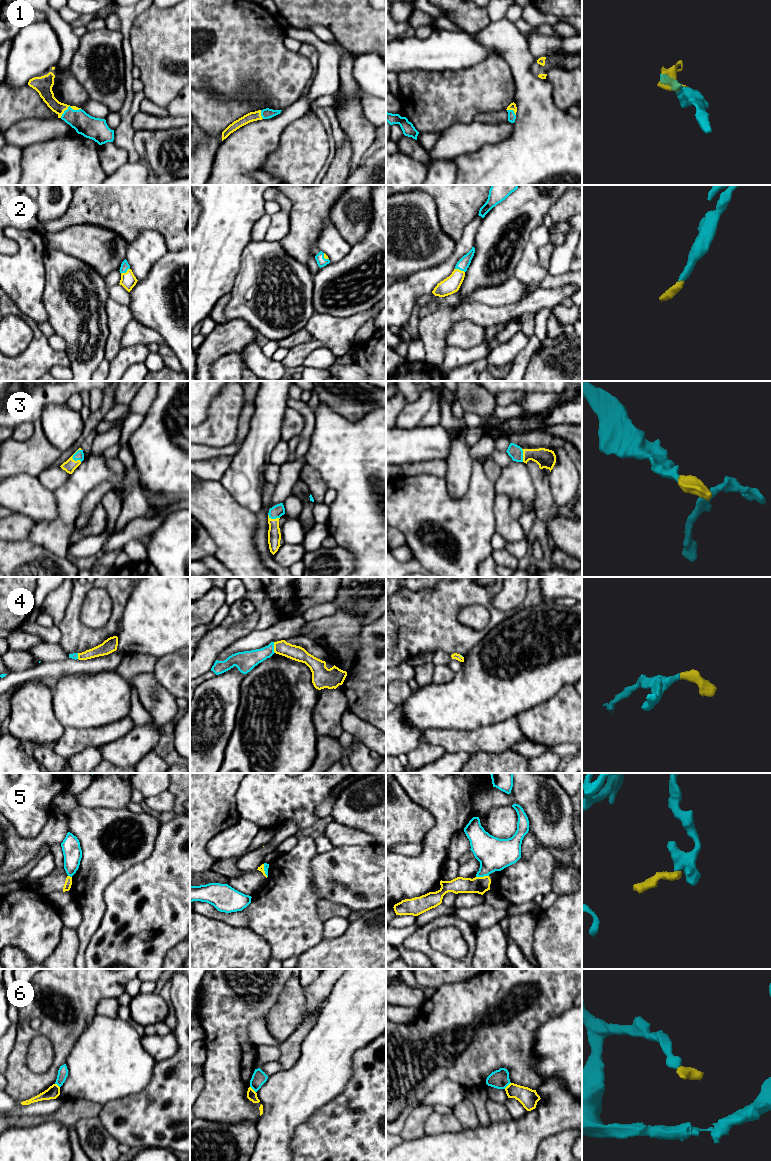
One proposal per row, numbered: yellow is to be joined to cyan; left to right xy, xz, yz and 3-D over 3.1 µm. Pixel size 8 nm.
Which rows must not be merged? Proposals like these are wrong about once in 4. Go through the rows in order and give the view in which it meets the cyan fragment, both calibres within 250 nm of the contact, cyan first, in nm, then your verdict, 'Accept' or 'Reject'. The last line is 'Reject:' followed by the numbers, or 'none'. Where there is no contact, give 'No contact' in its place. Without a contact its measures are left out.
1: Touches cyan in xy. Thickness 180 nm (cyan) against 120 nm. Accept
2: Touches cyan in xy. Thickness 70 nm (cyan) against 120 nm. Accept
3: Touches cyan in xy. Thickness 80 nm (cyan) against 100 nm. Accept
4: Touches cyan in xz. Thickness 160 nm (cyan) against 120 nm. Accept
5: Touches cyan in yz. Thickness 260 nm (cyan) against 140 nm. Reject
6: Touches cyan in yz. Thickness 150 nm (cyan) against 150 nm. Reject
Reject: 5, 6

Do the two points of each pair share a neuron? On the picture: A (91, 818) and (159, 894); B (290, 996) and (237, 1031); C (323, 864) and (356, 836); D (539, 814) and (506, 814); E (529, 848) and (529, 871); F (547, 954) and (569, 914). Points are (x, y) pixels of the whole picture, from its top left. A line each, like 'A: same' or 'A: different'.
A: different
B: different
C: different
D: different
E: different
F: same

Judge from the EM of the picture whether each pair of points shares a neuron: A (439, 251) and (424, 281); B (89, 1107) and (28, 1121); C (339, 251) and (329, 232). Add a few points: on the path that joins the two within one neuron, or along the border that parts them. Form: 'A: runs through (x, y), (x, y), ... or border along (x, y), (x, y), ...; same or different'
A: border along (451, 255), (442, 263), (421, 269), (409, 276); different
B: runs through (74, 1110), (66, 1115), (43, 1118); same
C: runs through (334, 246), (330, 242), (329, 237); same

